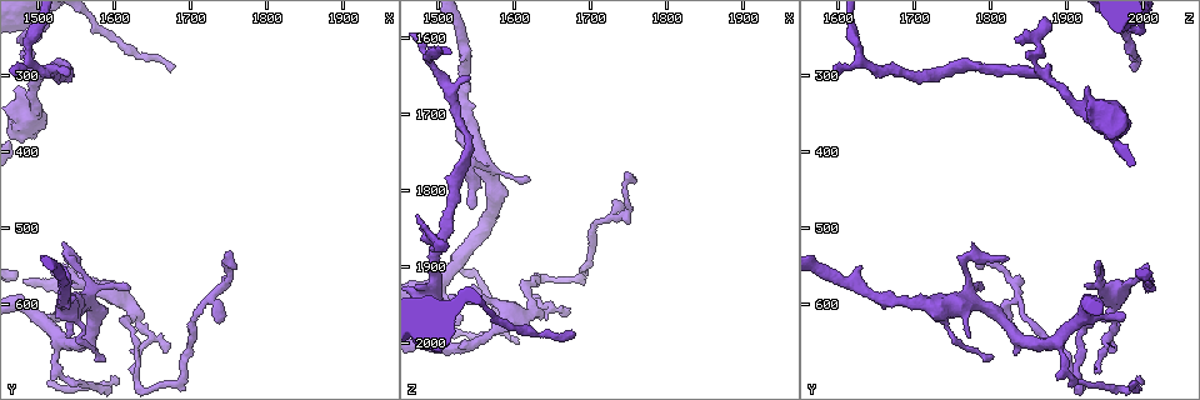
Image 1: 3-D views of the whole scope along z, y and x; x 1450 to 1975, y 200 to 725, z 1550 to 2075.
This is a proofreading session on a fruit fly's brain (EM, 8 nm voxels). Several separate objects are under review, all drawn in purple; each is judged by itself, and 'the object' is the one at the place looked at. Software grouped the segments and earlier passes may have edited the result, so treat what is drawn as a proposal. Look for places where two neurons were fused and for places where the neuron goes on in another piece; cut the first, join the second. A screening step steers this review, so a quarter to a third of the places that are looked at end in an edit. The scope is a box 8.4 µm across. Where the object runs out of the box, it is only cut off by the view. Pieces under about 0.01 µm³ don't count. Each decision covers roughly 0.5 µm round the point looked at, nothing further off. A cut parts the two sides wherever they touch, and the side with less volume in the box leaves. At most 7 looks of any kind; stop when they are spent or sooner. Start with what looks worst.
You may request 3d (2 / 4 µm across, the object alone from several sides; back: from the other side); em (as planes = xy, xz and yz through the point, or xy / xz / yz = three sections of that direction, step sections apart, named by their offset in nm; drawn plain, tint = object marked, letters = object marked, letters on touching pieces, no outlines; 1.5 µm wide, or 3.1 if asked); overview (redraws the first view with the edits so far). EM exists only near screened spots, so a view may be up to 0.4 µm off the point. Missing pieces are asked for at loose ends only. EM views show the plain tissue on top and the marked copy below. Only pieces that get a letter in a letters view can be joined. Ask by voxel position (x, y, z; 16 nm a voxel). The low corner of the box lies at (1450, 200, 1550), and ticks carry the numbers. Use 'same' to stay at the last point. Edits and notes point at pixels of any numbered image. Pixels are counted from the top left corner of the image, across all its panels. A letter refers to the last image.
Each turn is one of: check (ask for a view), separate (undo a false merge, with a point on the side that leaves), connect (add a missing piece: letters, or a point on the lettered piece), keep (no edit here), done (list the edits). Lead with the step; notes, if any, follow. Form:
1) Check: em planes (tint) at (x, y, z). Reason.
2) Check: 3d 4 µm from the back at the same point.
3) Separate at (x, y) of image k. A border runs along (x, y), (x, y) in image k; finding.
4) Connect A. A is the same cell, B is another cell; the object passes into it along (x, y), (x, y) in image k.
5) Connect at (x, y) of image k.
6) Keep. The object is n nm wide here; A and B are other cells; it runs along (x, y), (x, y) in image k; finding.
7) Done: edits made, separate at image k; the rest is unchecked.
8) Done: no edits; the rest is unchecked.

Check: em planes (letters) at (1680, 290, 1990). An open end.

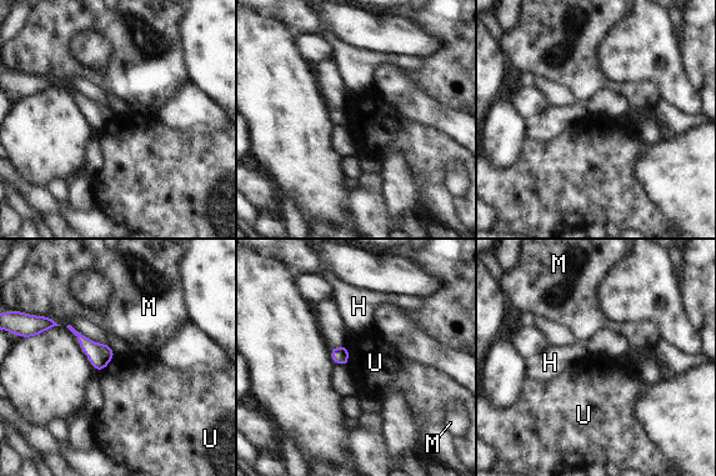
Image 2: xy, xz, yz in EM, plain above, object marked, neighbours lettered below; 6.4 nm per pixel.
Keep. The object is 110 nm wide here; H, M and U are other cells; a border runs along (345, 345), (348, 350), (346, 365) in image 2; no lettered piece goes on from it.

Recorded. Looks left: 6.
Check: em xy step 8 (letters) at (1545, 545, 1825). Thin end.

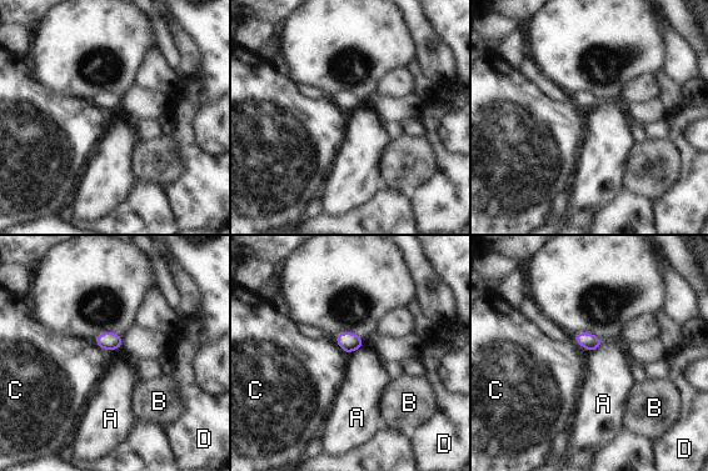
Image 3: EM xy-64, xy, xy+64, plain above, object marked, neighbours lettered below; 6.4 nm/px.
Check: em planes (letters) at the same point.

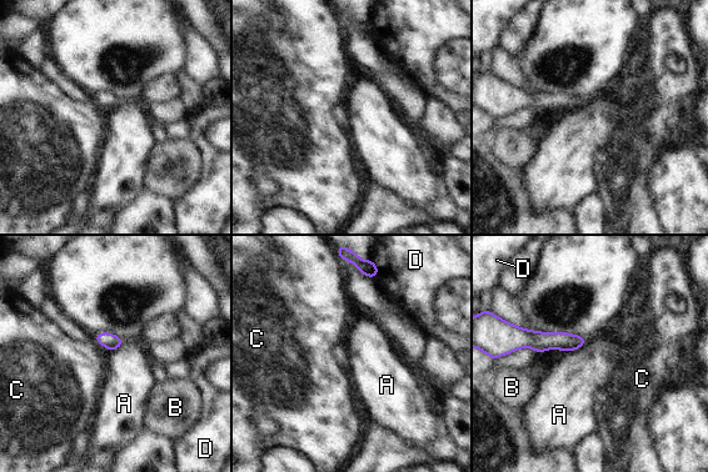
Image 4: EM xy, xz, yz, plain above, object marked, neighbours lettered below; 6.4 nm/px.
Keep. The longest contact is with A, 180 nm; A, B, C and D are other cells; it runs along (581, 340), (522, 341), (518, 345) in image 4; no lettered piece goes on from it.

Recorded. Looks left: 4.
Check: 3d 4 µm at (1665, 665, 1965). Thin end.

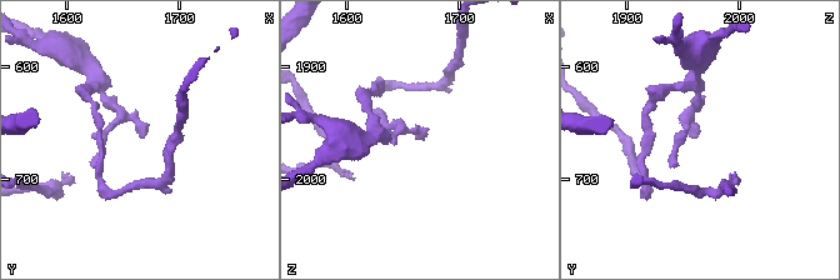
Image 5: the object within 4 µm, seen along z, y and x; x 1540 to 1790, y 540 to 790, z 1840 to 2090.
Check: em yz step 4 (tint) at (1664, 666, 1964).

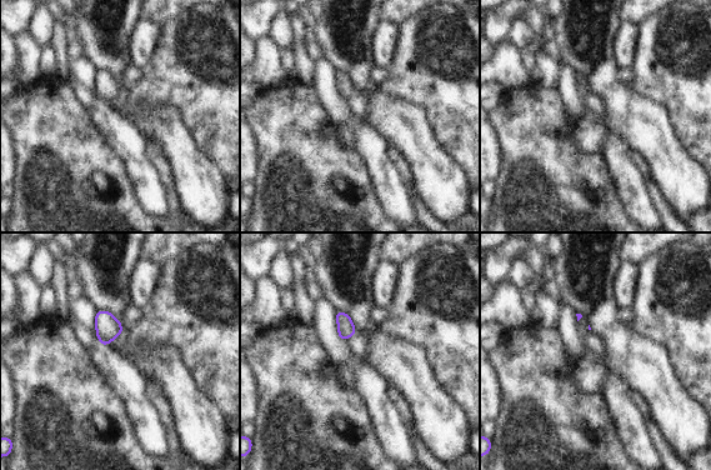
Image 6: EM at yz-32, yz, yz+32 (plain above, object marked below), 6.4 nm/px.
Check: em planes (letters) at the same point.

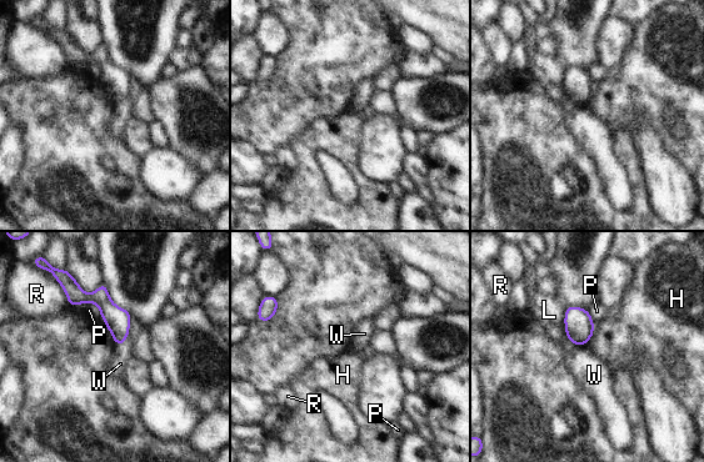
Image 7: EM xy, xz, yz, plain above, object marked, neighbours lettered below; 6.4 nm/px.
Keep. H, L, P, R and W are other cells; a border runs along (594, 331), (592, 336) in image 7; no lettered piece goes on from it.

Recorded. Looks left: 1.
Done: no edits; the rest is unchecked.

